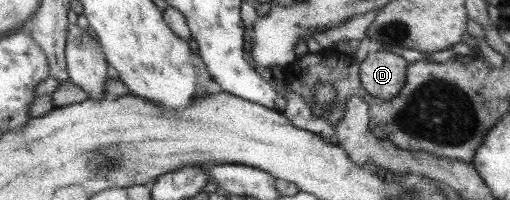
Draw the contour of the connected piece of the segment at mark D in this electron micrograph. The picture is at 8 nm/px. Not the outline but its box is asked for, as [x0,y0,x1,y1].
[358,47,407,100]

